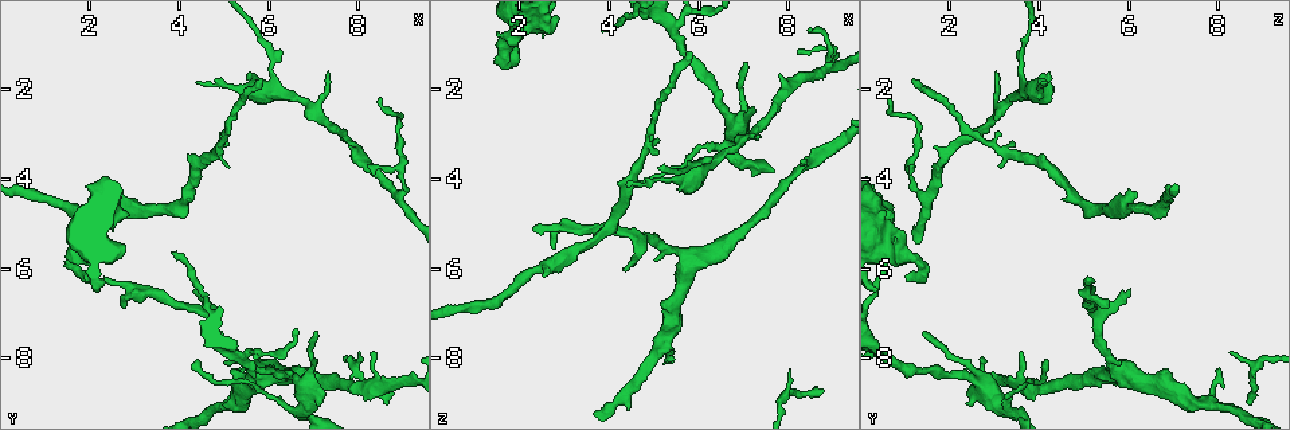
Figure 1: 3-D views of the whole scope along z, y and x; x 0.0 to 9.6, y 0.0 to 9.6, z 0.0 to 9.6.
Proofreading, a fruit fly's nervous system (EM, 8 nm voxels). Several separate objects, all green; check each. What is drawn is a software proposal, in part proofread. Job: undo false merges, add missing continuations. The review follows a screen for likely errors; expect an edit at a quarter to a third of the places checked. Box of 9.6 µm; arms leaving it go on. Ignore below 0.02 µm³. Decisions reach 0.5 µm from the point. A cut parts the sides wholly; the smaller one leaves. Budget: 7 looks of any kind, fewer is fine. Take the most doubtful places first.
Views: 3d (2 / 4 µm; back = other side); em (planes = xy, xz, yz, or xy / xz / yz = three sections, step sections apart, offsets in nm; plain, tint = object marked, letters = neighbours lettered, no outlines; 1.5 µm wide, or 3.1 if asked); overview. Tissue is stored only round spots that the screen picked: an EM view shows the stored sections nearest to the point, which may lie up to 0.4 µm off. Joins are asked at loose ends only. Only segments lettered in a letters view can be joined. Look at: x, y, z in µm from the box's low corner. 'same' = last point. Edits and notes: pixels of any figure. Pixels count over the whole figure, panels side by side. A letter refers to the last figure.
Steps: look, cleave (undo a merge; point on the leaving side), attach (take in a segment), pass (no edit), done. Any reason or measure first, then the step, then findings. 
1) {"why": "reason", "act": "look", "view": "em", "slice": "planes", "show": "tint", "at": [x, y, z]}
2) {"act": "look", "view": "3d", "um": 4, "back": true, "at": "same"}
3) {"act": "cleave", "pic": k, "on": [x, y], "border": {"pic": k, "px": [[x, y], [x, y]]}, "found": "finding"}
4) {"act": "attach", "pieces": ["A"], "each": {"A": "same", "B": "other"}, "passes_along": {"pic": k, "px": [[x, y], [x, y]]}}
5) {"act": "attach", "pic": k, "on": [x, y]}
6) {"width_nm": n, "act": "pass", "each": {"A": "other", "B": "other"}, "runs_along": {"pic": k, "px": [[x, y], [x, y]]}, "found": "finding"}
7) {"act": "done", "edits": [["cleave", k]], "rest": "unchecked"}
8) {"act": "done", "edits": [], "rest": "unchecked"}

{"why": "end of a long branch", "act": "look", "view": "3d", "um": 2, "at": [5.90, 1.85, 1.20]}

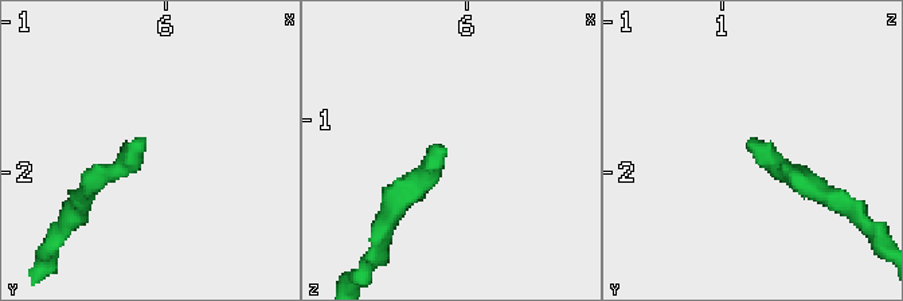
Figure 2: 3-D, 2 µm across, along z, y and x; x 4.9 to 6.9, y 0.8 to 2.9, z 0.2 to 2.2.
{"act": "look", "view": "em", "slice": "planes", "show": "plain", "at": [5.84, 1.80, 1.16]}

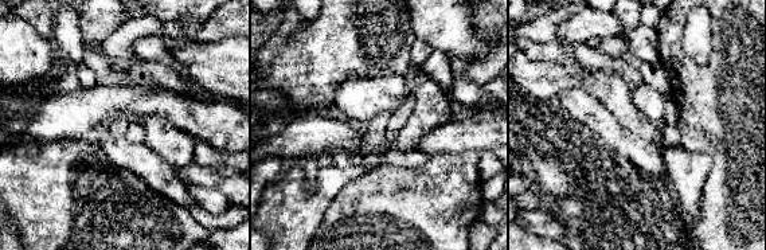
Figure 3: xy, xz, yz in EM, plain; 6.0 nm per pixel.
{"why": "what lies round it", "act": "look", "view": "em", "slice": "planes", "show": "letters", "at": "same"}

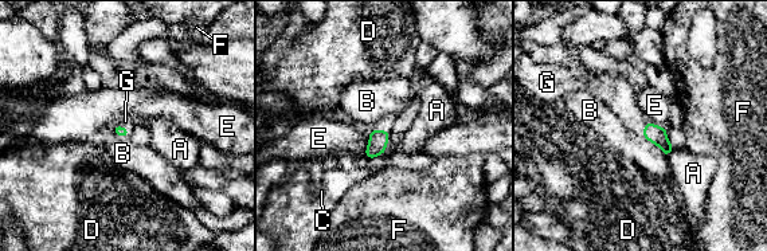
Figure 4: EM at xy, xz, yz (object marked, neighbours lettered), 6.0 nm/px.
{"act": "attach", "pic": 4, "on": [125, 121], "each": {"A": "other", "B": "other", "C": "other", "D": "other", "E": "other", "F": "other", "G": "same"}, "passes_along": {"pic": 4, "px": [[122, 132], [124, 128], [125, 121]]}, "found": "the cell continues"}

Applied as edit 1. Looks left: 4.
{"why": "an open end", "act": "look", "view": "3d", "um": 4, "at": [7.05, 7.40, 1.35]}

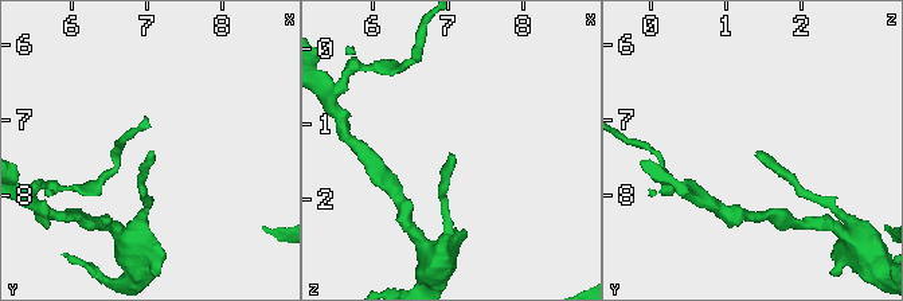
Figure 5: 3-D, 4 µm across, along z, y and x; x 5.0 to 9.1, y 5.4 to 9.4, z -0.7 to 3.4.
{"why": "need the tissue", "act": "look", "view": "em", "slice": "planes", "show": "letters", "at": [7.10, 7.40, 1.40]}

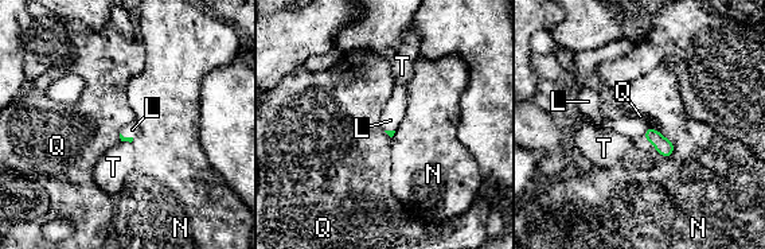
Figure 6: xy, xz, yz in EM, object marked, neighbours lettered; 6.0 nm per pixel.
{"act": "attach", "pic": 6, "on": [633, 127], "each": {"L": "same", "N": "other", "Q": "other", "T": "other"}, "passes_along": {"pic": 6, "px": [[664, 147], [647, 131], [633, 127]]}, "found": "the cell continues"}

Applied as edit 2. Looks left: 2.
{"act": "done", "edits": [["attach", 4], ["attach", 6]], "rest": "unchecked"}

